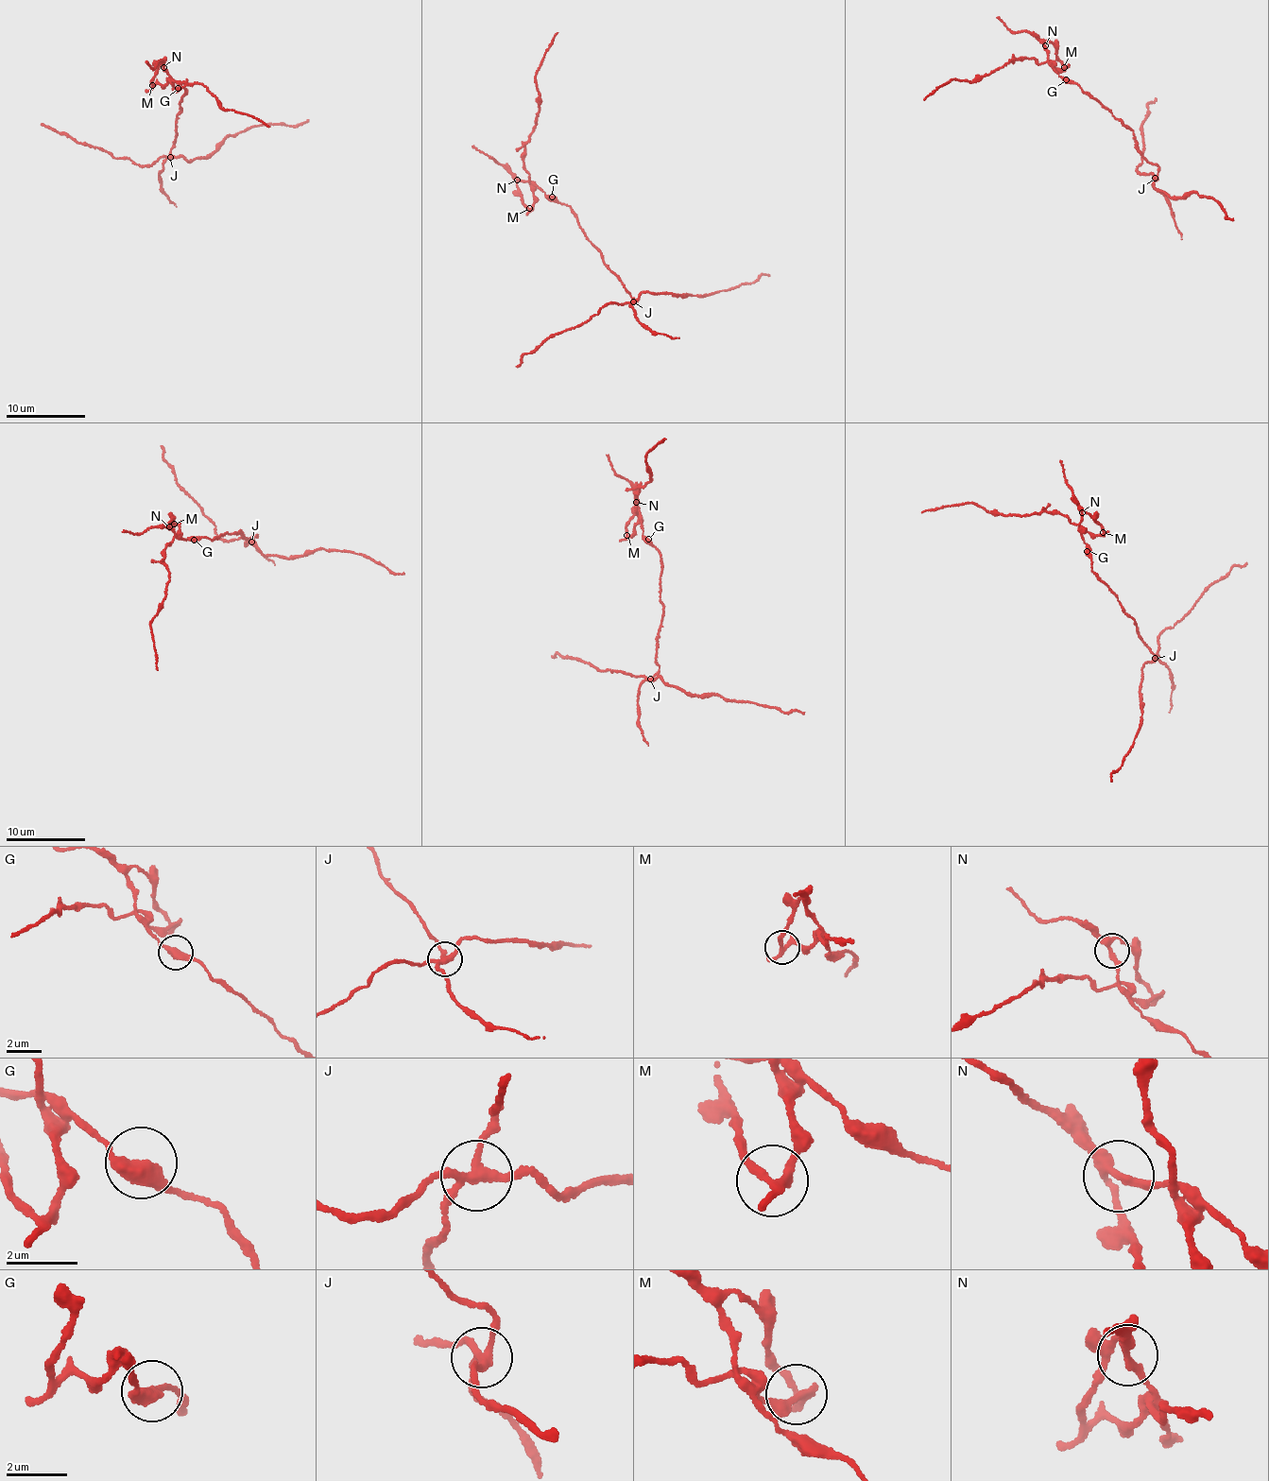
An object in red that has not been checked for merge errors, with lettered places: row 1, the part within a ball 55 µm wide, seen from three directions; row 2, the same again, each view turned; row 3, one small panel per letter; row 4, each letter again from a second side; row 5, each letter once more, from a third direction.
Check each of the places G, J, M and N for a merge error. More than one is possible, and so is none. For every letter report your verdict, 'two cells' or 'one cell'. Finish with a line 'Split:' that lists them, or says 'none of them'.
G: one cell
J: two cells
M: two cells
N: one cell
Split: J, M

